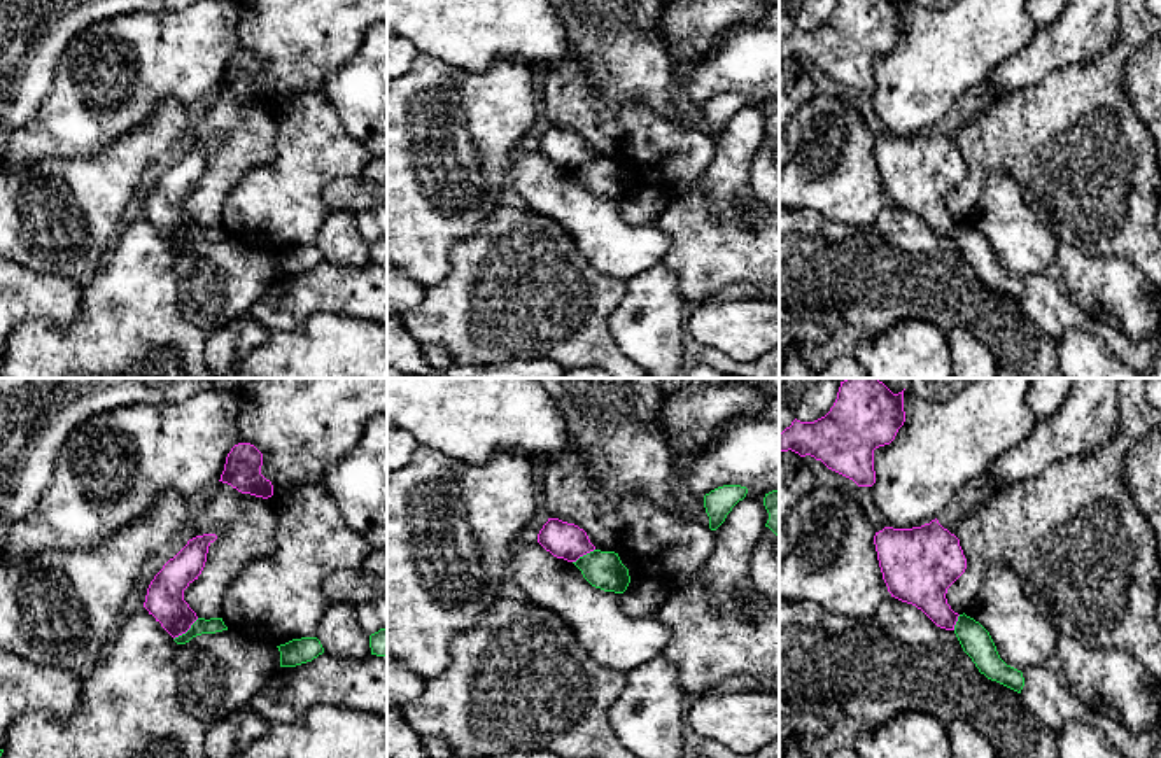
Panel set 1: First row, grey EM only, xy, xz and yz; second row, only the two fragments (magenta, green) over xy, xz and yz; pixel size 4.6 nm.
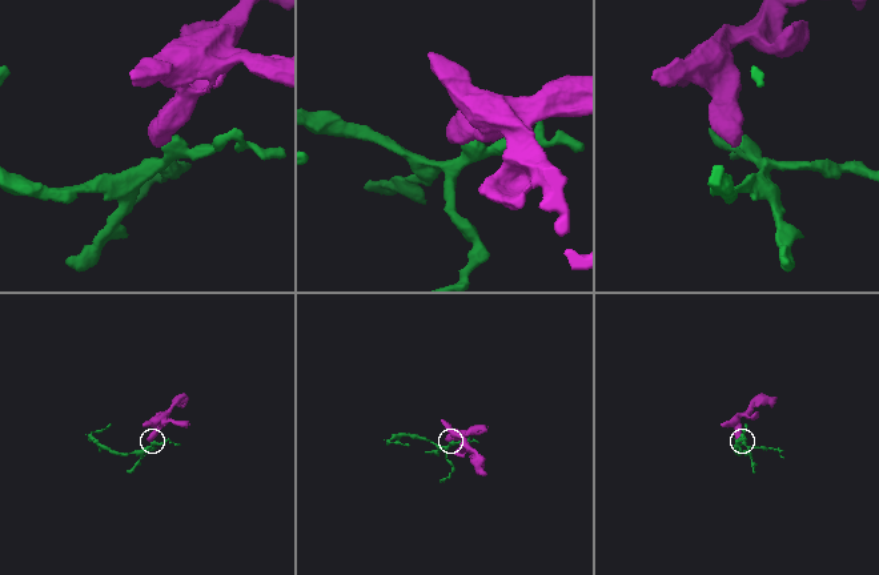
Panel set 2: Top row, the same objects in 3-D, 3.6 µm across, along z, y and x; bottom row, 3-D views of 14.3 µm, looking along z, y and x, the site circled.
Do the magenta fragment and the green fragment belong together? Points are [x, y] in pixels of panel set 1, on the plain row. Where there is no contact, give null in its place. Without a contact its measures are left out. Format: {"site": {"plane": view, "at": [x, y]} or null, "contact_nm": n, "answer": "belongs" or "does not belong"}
{"site": {"plane": "xy", "at": [186, 238]}, "contact_nm": 160, "answer": "does not belong"}

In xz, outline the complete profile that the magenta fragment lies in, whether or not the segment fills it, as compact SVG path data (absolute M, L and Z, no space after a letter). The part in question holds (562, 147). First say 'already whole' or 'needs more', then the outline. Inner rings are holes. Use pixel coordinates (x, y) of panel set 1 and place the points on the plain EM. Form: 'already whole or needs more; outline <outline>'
already whole; outline M548 126L538 142L538 151L553 165L567 170L576 170L595 158L583 137L559 126Z

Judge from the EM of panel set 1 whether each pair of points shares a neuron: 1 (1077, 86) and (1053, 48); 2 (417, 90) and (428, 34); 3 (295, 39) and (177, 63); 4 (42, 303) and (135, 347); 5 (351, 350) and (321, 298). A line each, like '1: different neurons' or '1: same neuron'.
1: different neurons
2: different neurons
3: different neurons
4: different neurons
5: different neurons

